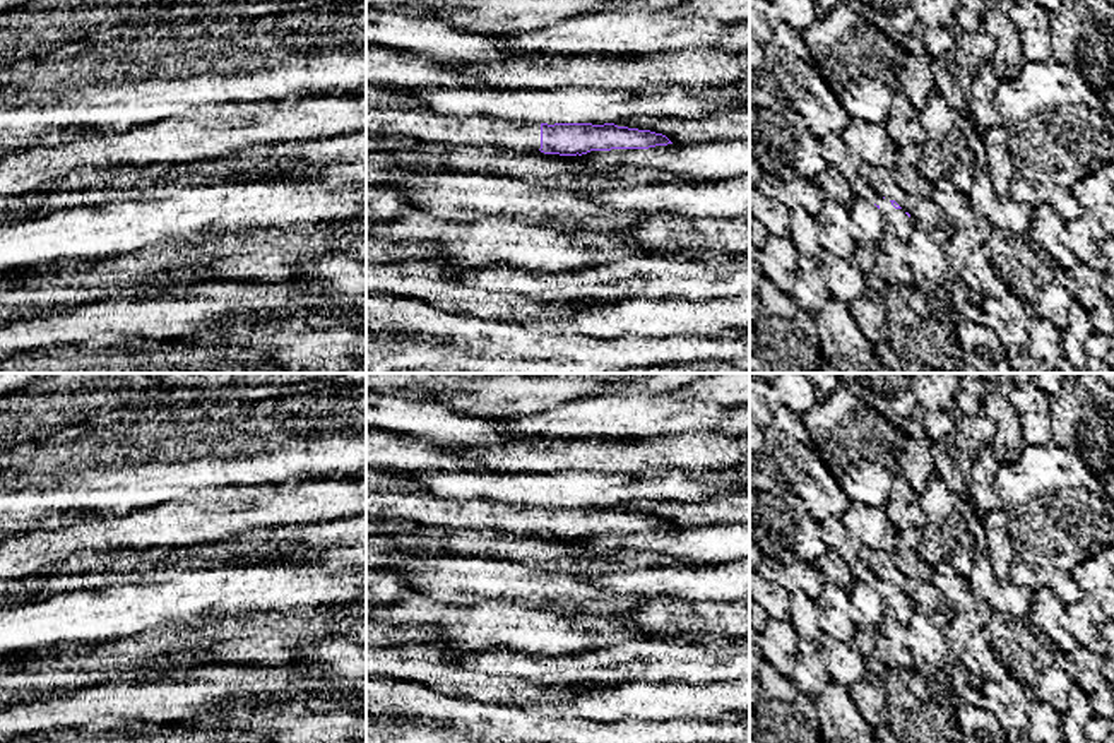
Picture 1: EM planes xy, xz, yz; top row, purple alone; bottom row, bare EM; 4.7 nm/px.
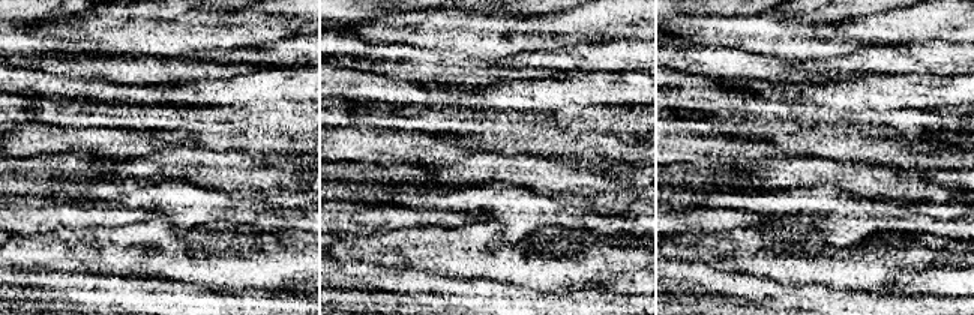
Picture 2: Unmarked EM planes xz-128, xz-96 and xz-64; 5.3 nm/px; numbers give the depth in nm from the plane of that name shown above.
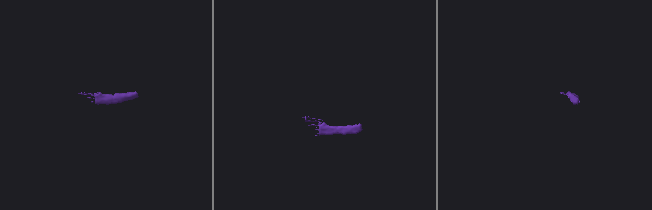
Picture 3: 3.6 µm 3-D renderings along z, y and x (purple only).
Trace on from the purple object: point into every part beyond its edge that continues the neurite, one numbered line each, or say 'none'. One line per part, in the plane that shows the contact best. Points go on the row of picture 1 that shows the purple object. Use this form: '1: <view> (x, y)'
1: xz (408, 117)

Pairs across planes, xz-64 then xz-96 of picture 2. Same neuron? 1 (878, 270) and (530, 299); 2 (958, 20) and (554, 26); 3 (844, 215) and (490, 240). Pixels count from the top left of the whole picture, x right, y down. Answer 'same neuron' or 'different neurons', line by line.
1: different neurons
2: same neuron
3: different neurons

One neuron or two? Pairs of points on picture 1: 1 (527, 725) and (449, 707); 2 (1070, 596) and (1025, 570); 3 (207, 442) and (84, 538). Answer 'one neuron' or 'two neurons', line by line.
1: one neuron
2: one neuron
3: two neurons

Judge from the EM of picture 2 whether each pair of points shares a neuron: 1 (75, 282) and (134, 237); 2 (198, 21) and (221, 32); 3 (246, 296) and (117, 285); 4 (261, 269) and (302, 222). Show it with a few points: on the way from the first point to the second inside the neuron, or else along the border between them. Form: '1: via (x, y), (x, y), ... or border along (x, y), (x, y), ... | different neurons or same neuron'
1: border along (86, 269), (105, 276) | different neurons
2: via (204, 21), (215, 32) | same neuron
3: via (215, 299), (149, 299) | same neuron
4: border along (260, 230), (303, 231) | different neurons

